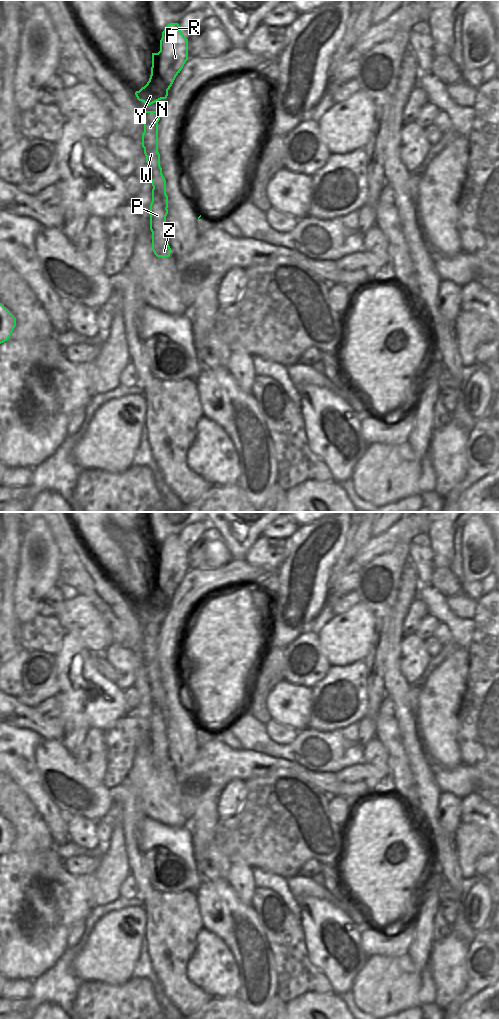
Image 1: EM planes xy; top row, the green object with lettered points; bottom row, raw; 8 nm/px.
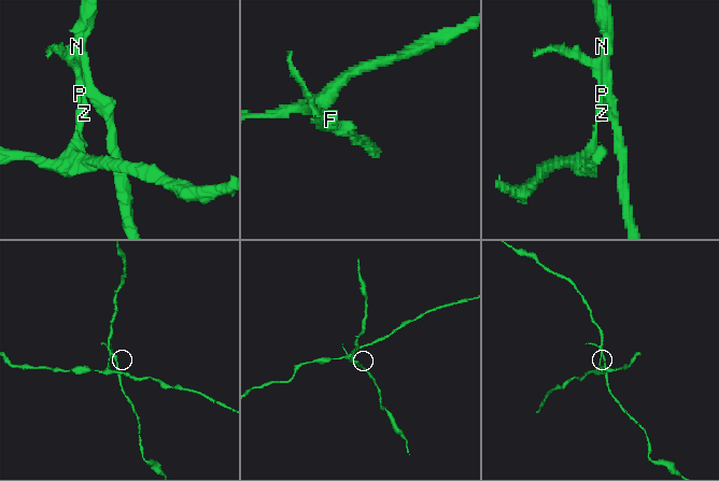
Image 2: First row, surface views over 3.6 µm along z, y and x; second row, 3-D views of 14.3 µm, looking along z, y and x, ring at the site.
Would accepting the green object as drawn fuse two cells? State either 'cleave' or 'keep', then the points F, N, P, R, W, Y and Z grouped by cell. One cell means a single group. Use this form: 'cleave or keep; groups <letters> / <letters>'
cleave; groups F N R W Y / P Z

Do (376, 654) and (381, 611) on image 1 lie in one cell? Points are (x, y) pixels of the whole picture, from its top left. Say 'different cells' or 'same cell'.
same cell

